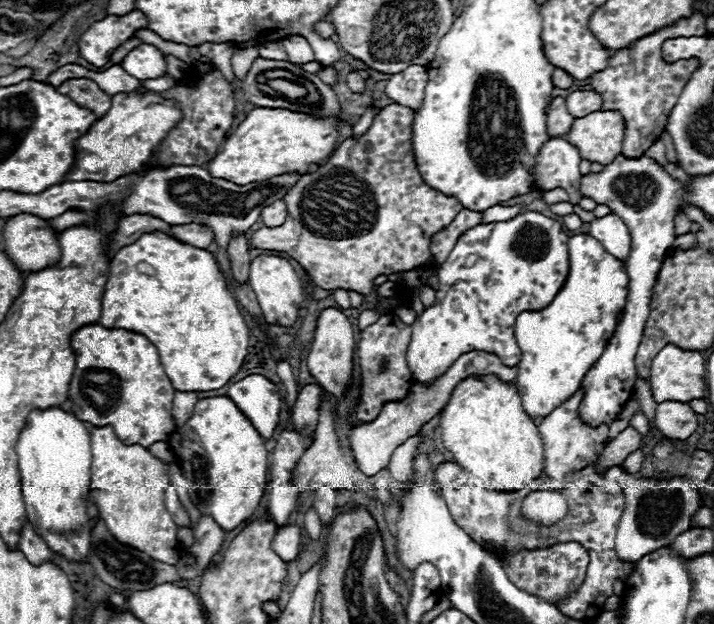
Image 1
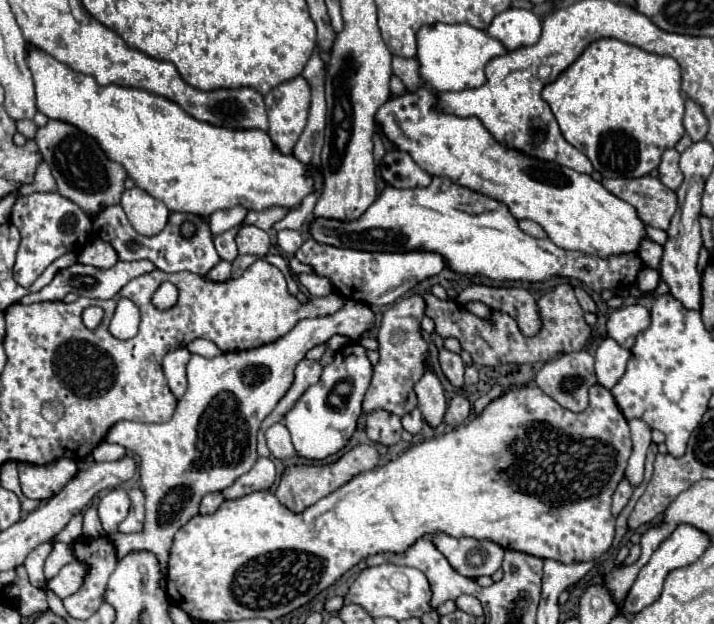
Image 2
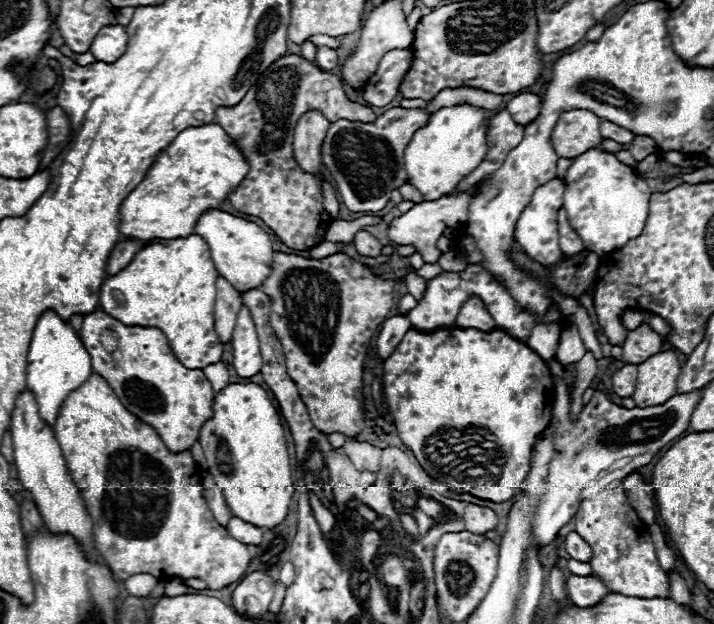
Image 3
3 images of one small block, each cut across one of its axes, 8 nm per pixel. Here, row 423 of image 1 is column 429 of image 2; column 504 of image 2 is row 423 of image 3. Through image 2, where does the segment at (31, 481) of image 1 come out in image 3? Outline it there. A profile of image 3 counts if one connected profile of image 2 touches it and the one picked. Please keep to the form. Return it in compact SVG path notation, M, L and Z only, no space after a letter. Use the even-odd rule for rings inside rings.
M44 310L34 326L26 370L26 384L34 392L42 420L46 420L52 426L66 396L72 390L76 390L82 382L86 382L90 374L90 354L86 352L78 332L70 326L70 322L64 322L54 310Z

